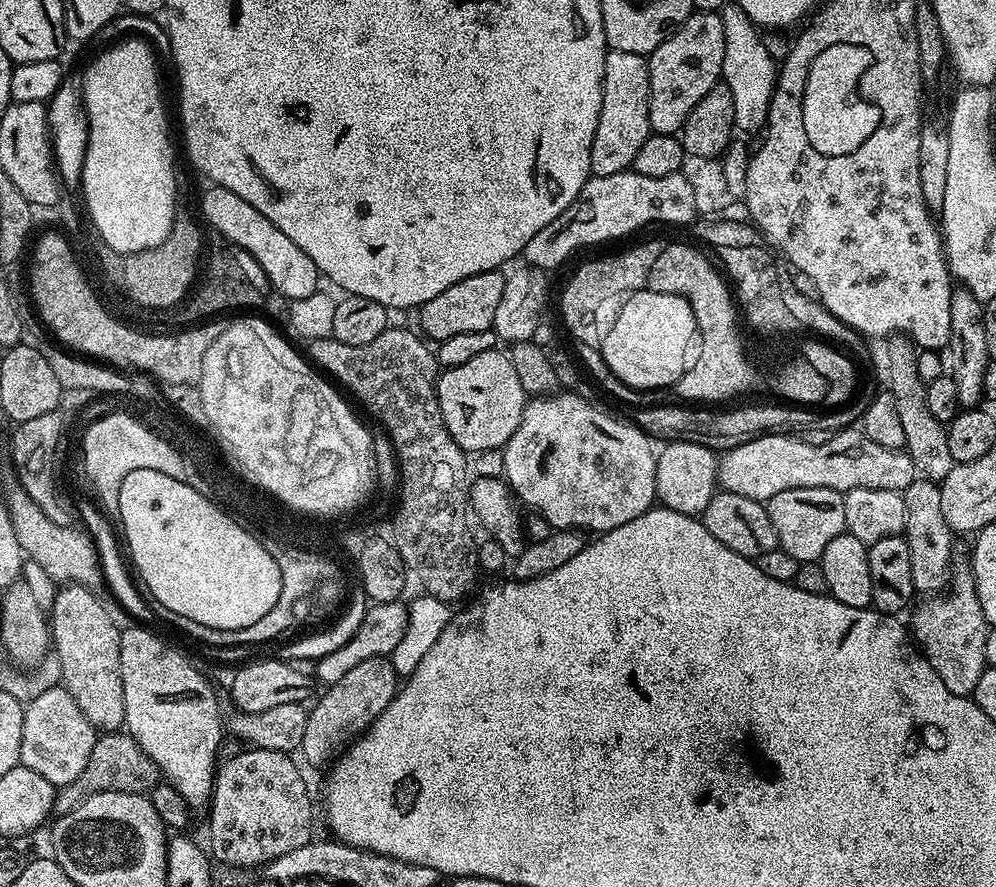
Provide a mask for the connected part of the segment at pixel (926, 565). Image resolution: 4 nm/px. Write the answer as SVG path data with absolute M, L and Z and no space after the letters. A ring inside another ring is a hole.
M918 478L902 493L906 502L906 526L903 536L910 546L910 570L914 573L917 593L940 594L949 587L952 568L952 539L954 533L942 514L942 494L935 480Z

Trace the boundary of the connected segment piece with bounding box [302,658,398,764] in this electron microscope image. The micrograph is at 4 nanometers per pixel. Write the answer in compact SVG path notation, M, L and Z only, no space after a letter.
M387 659L367 660L358 662L358 666L354 666L354 670L350 670L345 677L338 678L338 682L327 685L323 691L324 697L316 705L311 705L302 745L302 753L304 752L305 758L312 764L326 763L340 747L341 751L357 736L367 732L369 726L381 716L386 710L386 706L390 706L390 702L395 698L398 691L398 677Z

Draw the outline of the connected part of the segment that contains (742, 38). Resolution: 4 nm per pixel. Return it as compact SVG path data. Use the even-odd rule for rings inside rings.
M734 2L725 3L720 12L722 26L726 30L726 58L722 58L720 75L722 83L730 90L734 97L734 122L739 131L760 132L765 131L768 123L768 111L772 95L776 89L778 75L777 61L772 61L763 42L761 33L752 19L742 11Z

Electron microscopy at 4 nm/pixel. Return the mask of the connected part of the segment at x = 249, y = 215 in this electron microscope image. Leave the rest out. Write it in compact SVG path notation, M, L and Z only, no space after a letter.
M208 186L200 200L200 208L204 211L209 226L214 231L221 232L229 245L236 245L255 260L258 266L262 266L269 285L288 296L289 301L306 298L318 291L318 273L314 262L310 262L310 258L306 258L306 254L302 254L302 250L298 250L298 246L294 246L294 242L290 242L290 238L286 238L286 234L282 234L282 230L278 230L274 222L270 222L270 218L258 214L258 210L250 206L250 202L238 198L238 194L225 188Z

